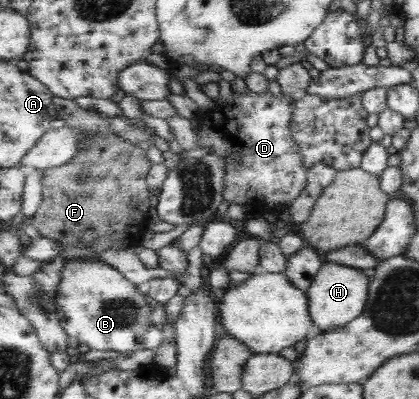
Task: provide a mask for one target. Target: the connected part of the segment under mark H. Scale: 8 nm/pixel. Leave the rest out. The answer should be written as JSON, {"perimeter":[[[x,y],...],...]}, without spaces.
{"perimeter":[[[324,261],[307,291],[312,320],[320,329],[320,333],[348,326],[354,319],[360,318],[367,306],[370,285],[371,276],[368,271]]]}

